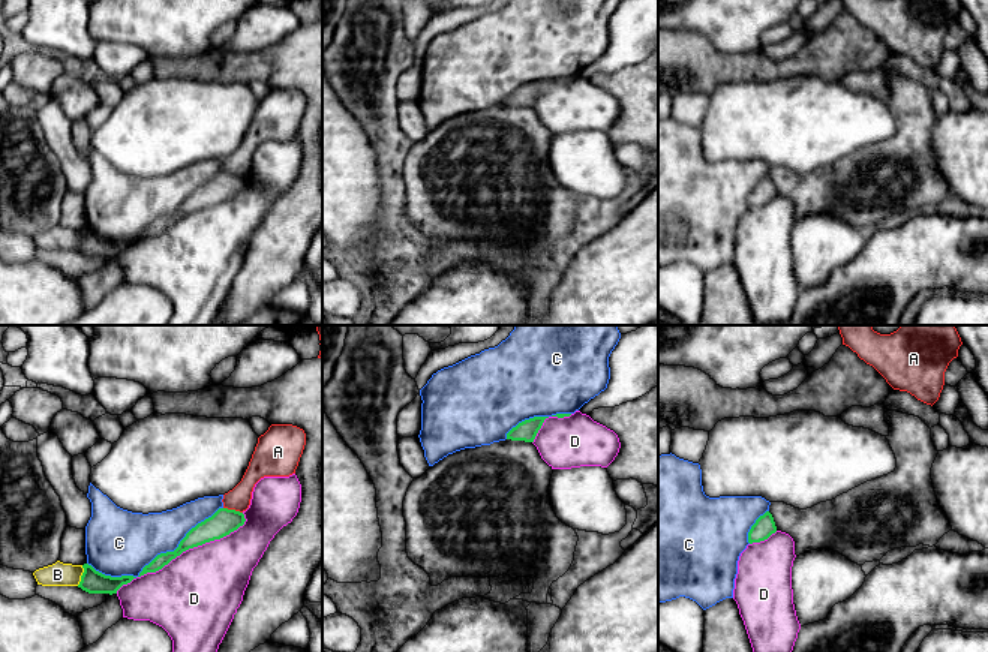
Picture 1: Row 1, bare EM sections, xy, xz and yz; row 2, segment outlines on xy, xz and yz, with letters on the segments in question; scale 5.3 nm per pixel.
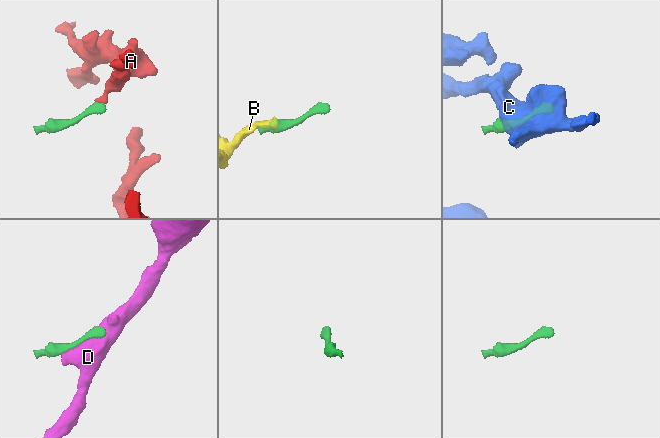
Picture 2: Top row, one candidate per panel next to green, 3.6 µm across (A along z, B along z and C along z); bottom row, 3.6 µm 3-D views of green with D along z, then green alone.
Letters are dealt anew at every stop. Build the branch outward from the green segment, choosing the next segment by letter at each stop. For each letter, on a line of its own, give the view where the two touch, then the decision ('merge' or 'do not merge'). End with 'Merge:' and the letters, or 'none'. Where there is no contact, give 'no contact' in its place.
A: xy | do not merge
B: xy | do not merge
C: xy | do not merge
D: xy | do not merge
Merge: none

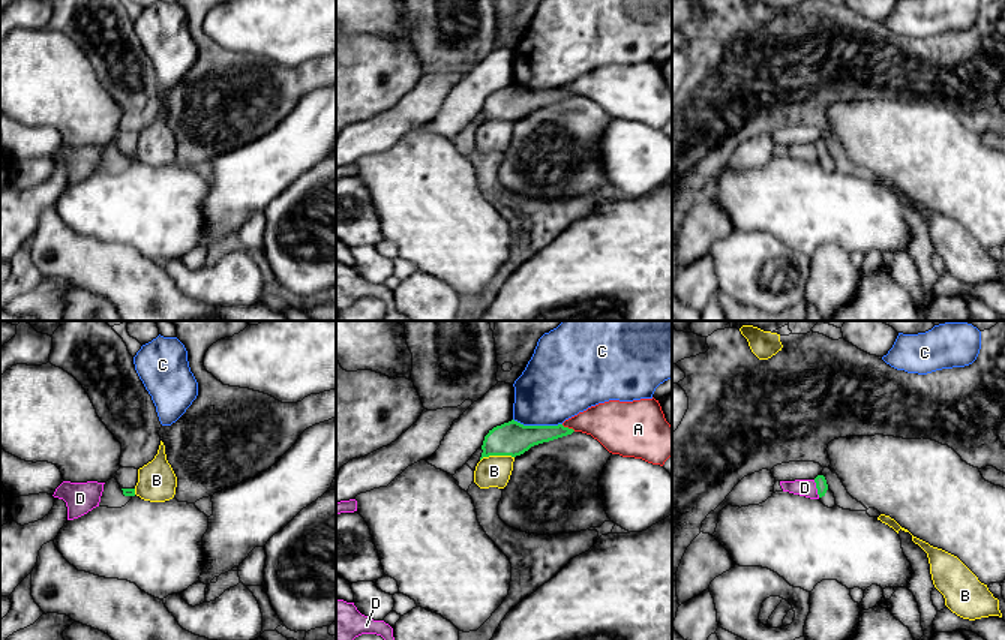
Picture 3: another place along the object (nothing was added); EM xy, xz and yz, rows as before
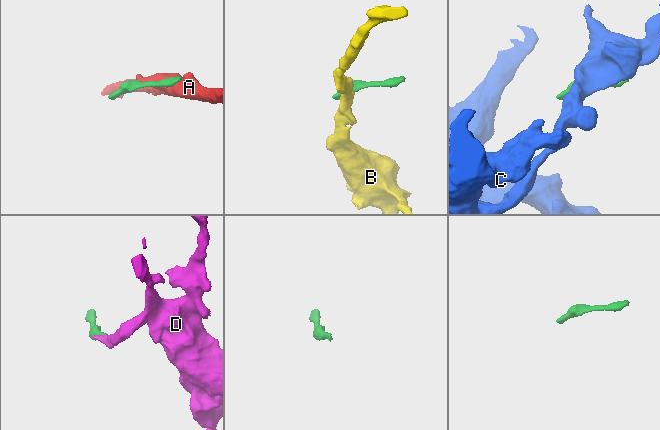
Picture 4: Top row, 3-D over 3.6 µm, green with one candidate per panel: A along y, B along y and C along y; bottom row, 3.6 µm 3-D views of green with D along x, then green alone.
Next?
A: xz | do not merge
B: xz | do not merge
C: xz | do not merge
D: yz | do not merge
Merge: none

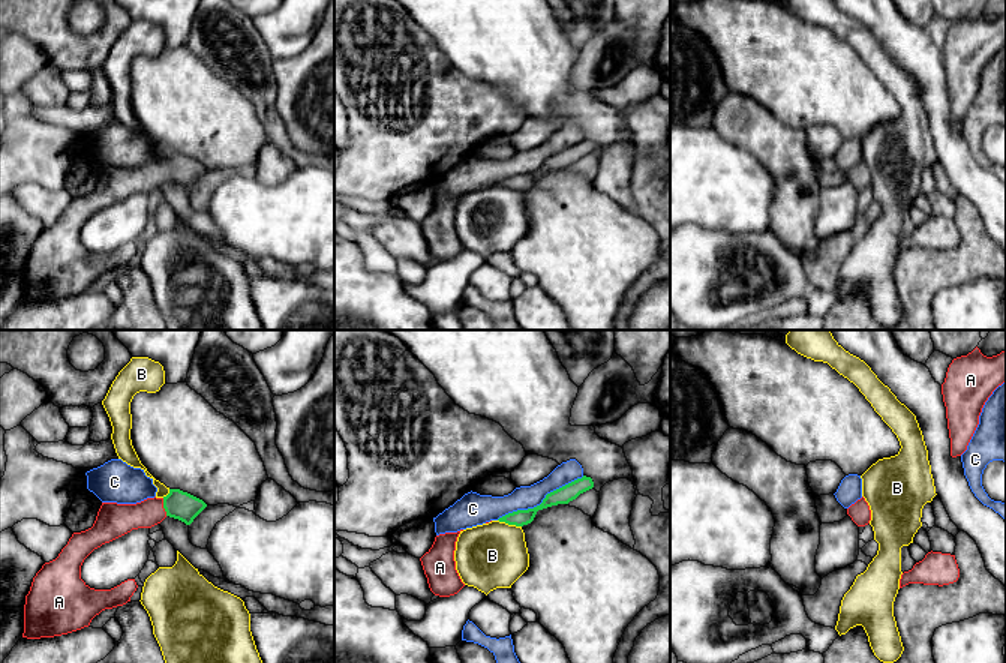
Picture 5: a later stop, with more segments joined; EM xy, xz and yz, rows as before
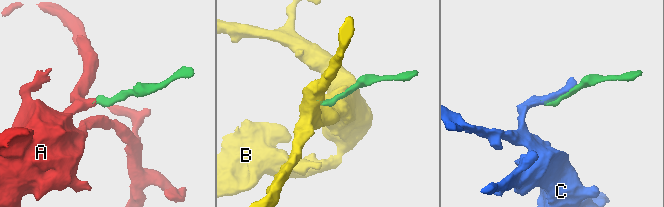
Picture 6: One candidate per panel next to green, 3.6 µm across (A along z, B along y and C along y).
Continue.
A: xy | merge
B: xz | do not merge
C: xz | do not merge
Merge: A

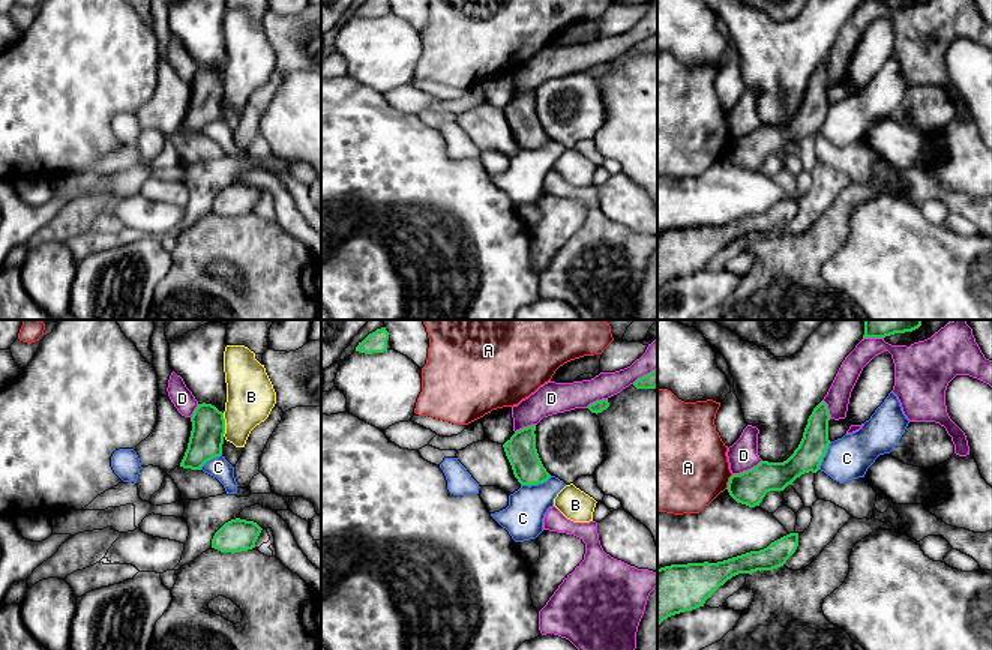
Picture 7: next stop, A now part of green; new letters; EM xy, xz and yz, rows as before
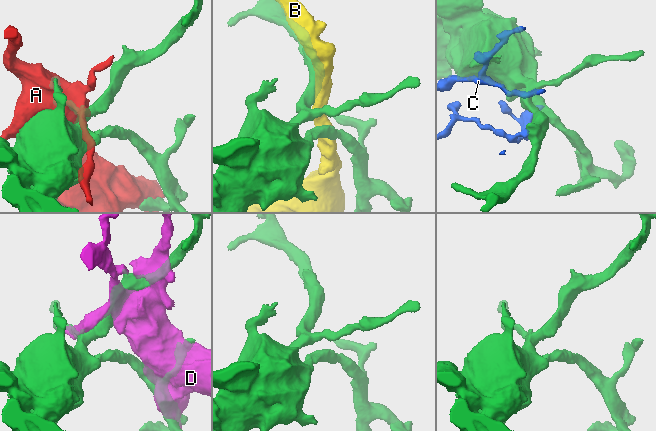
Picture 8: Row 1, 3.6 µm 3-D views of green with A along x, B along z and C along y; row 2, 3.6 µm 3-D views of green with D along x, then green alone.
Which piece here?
A: yz | do not merge
B: xy | do not merge
C: xz | do not merge
D: yz | do not merge
Merge: none

